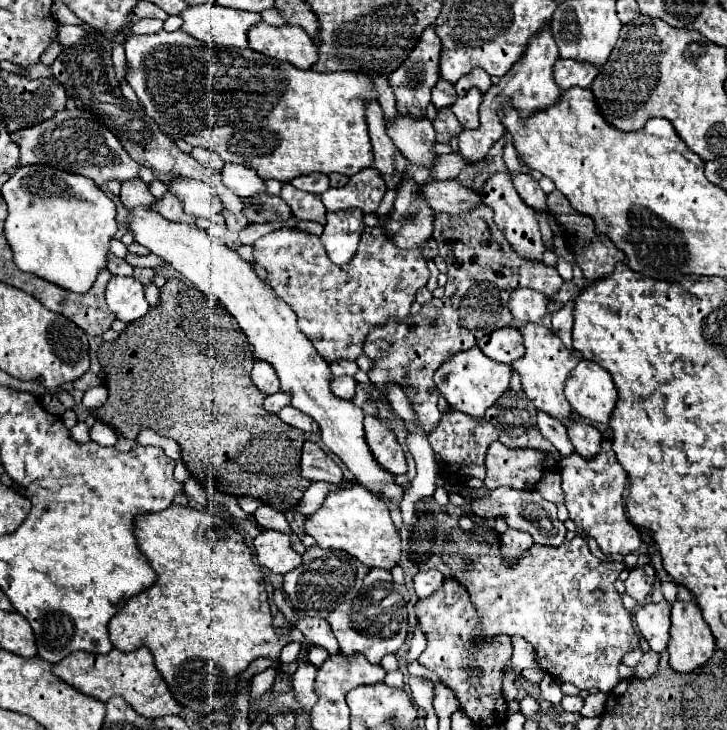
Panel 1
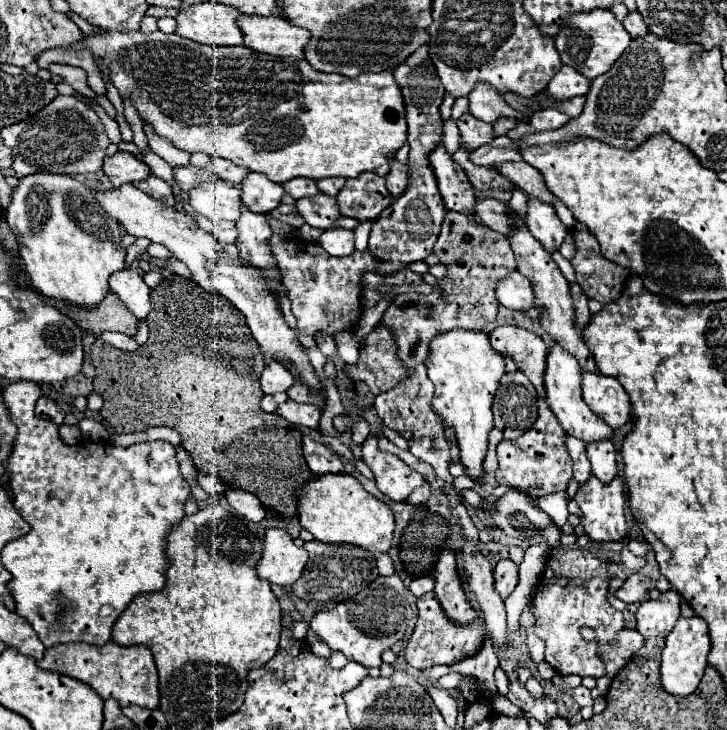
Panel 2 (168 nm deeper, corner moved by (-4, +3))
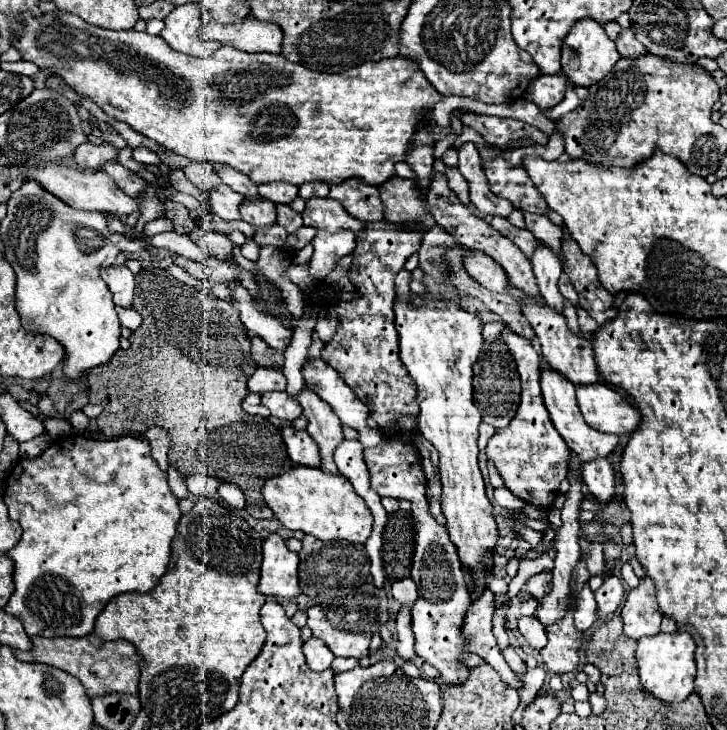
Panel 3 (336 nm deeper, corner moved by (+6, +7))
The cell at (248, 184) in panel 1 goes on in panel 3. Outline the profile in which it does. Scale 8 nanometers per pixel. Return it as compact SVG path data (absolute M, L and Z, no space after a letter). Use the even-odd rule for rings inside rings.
M243 202L241 218L249 222L255 232L267 230L275 224L275 204L273 202Z

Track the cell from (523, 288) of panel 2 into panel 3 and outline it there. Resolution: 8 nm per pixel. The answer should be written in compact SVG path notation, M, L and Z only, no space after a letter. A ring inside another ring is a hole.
M467 250L467 254L463 256L463 266L469 272L469 276L487 290L493 292L509 290L509 282L505 282L505 270L501 270L501 266L487 254L479 250Z

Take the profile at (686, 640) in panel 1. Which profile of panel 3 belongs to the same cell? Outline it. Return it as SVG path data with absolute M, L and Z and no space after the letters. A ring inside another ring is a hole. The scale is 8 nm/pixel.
M687 632L641 638L637 642L635 658L637 658L637 668L639 668L639 678L643 688L667 704L683 702L689 694L693 694L693 680L697 674L693 652L695 652L695 642L693 638L689 638Z

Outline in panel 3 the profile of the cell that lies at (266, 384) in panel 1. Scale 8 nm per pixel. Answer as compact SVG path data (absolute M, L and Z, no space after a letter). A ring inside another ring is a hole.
M257 368L253 372L253 376L249 378L249 382L247 382L247 388L249 388L249 392L265 394L265 392L273 392L273 390L283 392L285 390L285 384L287 382L285 382L283 372L269 370L269 368Z

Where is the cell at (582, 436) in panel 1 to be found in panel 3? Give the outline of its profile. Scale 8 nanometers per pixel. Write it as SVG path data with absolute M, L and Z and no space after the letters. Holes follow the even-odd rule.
M607 460L583 464L583 480L601 504L615 496L615 472Z

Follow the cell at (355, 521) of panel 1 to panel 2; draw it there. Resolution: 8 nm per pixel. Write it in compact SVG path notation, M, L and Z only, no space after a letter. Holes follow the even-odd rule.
M325 474L303 484L299 490L299 522L321 542L355 544L375 556L389 552L395 530L391 508L369 494L351 474Z

